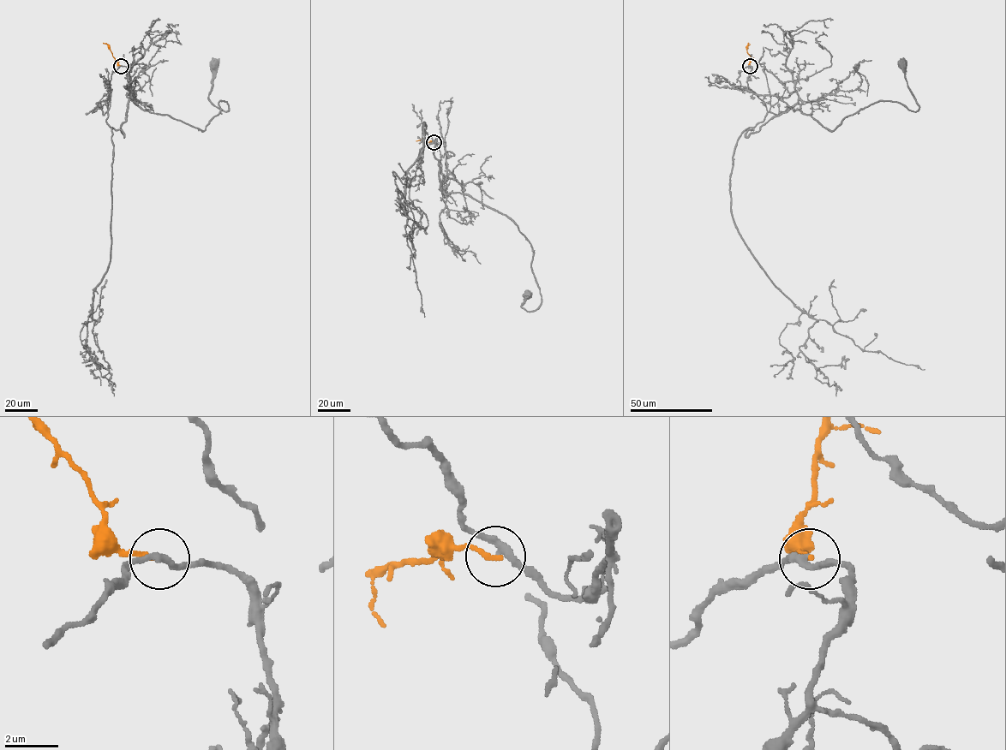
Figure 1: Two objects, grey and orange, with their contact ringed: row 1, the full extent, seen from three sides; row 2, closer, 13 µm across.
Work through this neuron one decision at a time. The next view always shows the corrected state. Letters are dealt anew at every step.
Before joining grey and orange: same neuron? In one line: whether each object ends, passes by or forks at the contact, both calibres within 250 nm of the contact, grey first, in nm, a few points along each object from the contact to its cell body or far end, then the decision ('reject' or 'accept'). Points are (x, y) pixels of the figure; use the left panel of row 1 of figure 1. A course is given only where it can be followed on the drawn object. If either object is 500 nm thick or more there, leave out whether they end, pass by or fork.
grey passes by; orange ends there; 240 nm thick on the grey side, 200 nm on the other; grey runs (121, 66), (133, 102), (204, 130), (219, 112), (220, 101), (229, 110), (209, 98), (213, 65); orange runs (121, 66), (110, 46), (103, 43); reject

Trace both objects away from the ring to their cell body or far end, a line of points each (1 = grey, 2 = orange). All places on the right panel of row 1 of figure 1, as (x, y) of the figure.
1: (750, 66), (750, 92), (785, 97), (796, 92), (802, 112), (833, 130), (880, 101), (916, 111), (903, 65)
2: (750, 66), (748, 43)

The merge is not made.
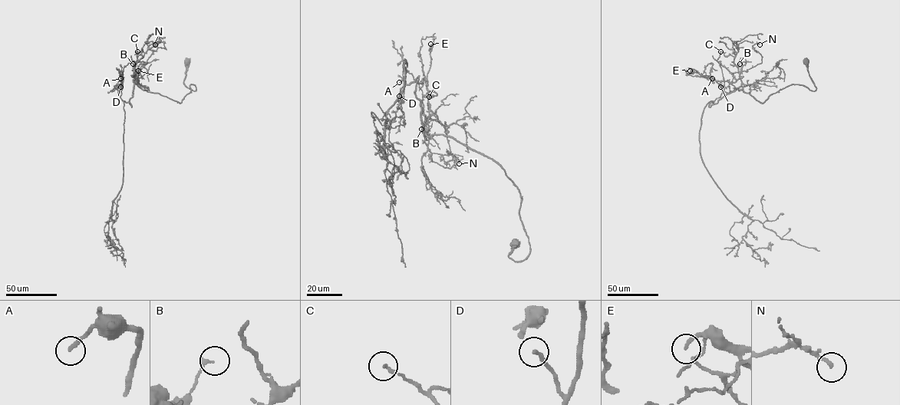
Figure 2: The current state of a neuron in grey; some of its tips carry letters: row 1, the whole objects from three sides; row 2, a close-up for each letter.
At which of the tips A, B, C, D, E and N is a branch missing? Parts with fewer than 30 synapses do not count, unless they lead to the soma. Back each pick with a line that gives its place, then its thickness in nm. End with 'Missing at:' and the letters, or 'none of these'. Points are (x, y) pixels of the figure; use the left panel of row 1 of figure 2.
D: place (120, 87); calibre 190 nm
Missing at: D

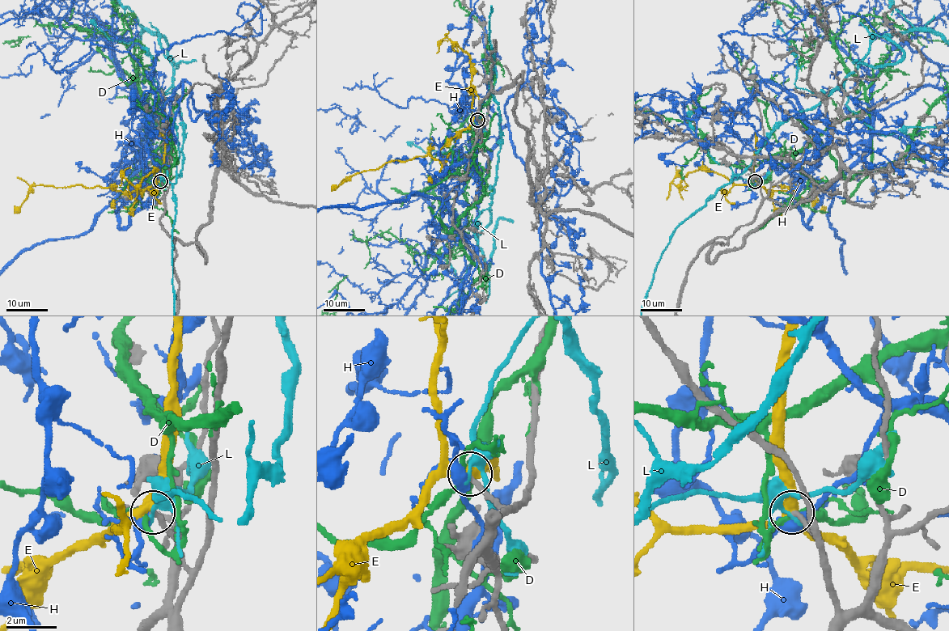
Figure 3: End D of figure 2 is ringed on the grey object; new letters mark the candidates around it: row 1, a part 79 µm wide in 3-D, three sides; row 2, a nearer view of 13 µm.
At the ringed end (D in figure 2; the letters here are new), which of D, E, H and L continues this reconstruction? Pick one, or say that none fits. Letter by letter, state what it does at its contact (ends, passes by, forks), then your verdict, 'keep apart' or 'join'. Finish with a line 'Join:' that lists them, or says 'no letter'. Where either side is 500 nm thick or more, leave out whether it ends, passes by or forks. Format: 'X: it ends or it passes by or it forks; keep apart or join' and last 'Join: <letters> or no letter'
D: it passes by; keep apart
E: it passes by; keep apart
H: it forks; keep apart
L: it ends; keep apart
Join: no letter

